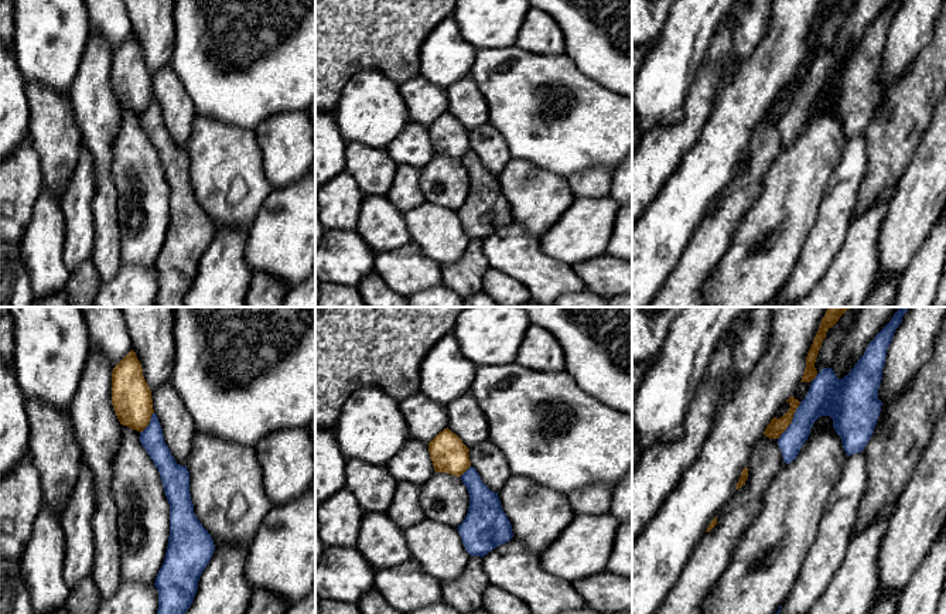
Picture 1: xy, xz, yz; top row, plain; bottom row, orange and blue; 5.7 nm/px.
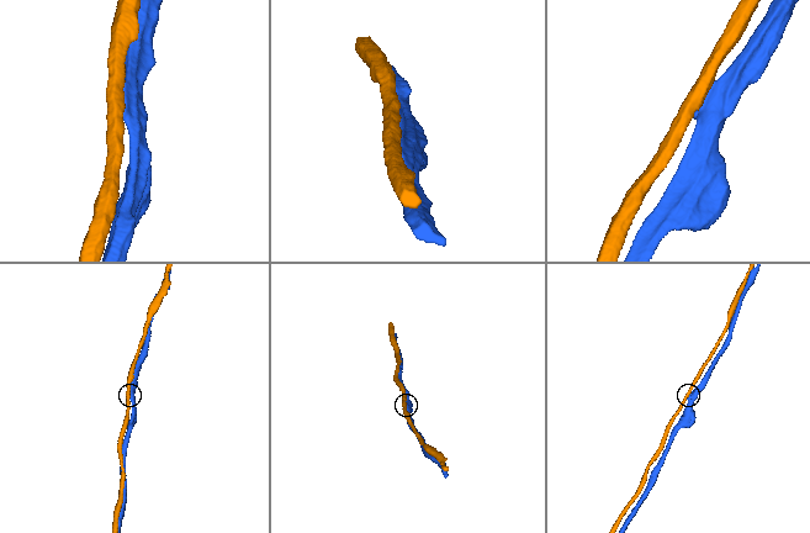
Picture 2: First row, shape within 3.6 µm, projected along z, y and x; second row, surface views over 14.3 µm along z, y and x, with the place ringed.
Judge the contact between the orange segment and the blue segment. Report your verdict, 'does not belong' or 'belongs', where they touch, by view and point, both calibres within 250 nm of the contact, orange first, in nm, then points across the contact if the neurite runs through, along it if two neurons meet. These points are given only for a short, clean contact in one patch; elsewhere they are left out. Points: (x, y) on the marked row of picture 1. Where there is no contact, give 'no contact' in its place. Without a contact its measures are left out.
does not belong | yz (791, 420) | 90/220 nm | along yz (801, 402), (792, 422), (778, 439)

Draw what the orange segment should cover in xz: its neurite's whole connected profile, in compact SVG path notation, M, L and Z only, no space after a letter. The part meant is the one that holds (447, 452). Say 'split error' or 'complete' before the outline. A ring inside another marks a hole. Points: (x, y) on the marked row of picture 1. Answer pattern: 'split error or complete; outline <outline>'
complete; outline M448 427L428 443L430 458L437 473L461 477L471 467L468 451L469 448Z

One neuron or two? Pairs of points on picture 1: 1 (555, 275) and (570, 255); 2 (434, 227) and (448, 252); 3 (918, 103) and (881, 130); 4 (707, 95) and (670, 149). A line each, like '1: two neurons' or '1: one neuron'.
1: two neurons
2: one neuron
3: one neuron
4: one neuron

